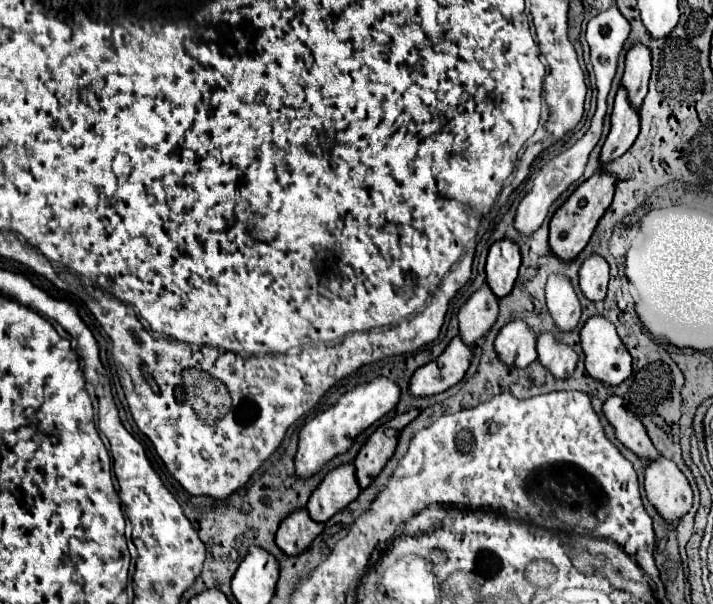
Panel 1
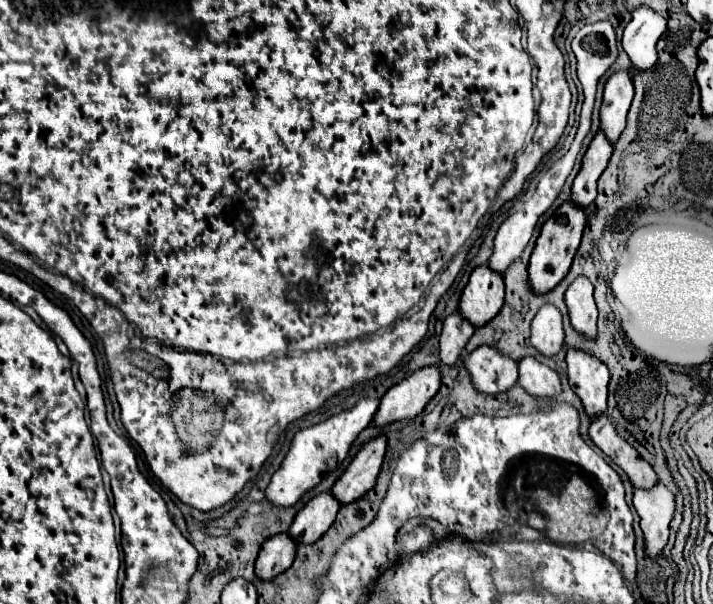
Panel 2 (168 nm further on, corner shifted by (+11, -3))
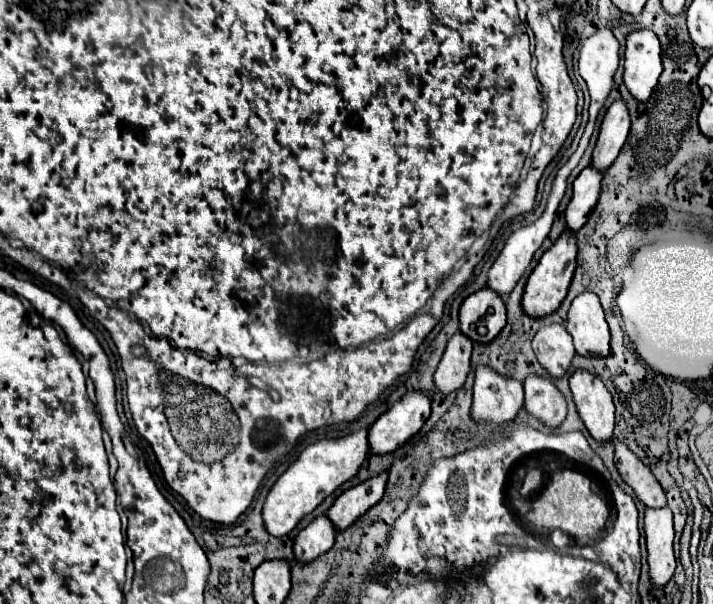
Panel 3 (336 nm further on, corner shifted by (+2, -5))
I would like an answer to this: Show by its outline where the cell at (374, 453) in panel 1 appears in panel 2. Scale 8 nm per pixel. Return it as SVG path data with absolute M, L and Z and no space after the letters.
M386 437L372 439L358 451L354 461L344 471L344 475L330 489L340 505L348 505L364 497L368 489L376 485L376 477L380 473L384 453L386 453Z

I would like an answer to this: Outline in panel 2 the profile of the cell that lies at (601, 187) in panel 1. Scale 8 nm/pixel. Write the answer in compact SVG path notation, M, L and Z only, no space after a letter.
M566 201L542 227L540 231L540 237L536 241L536 247L530 255L530 263L528 263L528 279L530 279L530 285L532 285L532 291L536 291L536 295L540 293L548 293L552 291L568 273L570 269L570 263L578 251L578 245L580 245L580 237L582 237L582 231L586 227L586 213L572 205L570 201Z

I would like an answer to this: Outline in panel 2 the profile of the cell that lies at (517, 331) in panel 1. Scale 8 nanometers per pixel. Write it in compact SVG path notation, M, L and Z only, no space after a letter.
M478 347L466 355L464 367L470 373L476 391L486 395L498 395L508 391L518 381L518 363L500 355L494 347Z

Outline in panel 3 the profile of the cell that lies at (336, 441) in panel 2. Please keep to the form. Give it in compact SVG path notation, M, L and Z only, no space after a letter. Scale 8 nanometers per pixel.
M361 427L359 431L339 437L339 439L321 439L303 449L303 453L297 457L293 465L277 479L277 483L271 487L265 505L263 505L263 521L265 529L273 537L287 535L303 515L311 513L327 495L331 495L339 485L349 481L365 461L369 453L369 441L367 441L367 427Z

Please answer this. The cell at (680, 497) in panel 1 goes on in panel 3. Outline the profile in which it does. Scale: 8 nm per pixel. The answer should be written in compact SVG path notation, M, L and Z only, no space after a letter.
M669 507L645 509L645 541L647 541L647 561L649 577L657 587L663 587L675 571L673 555L673 511Z

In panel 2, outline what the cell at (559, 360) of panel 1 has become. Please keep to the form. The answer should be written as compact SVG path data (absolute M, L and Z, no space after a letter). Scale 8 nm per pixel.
M524 357L518 363L520 369L520 377L518 377L518 385L524 387L524 391L532 397L546 397L552 399L556 395L560 395L560 377L556 371L552 371L550 367L542 365L540 361L536 361L534 357Z

